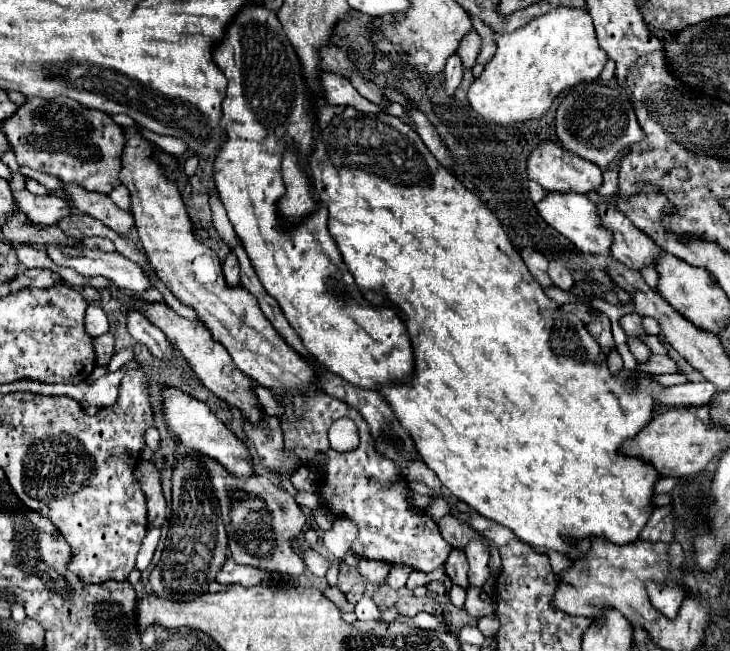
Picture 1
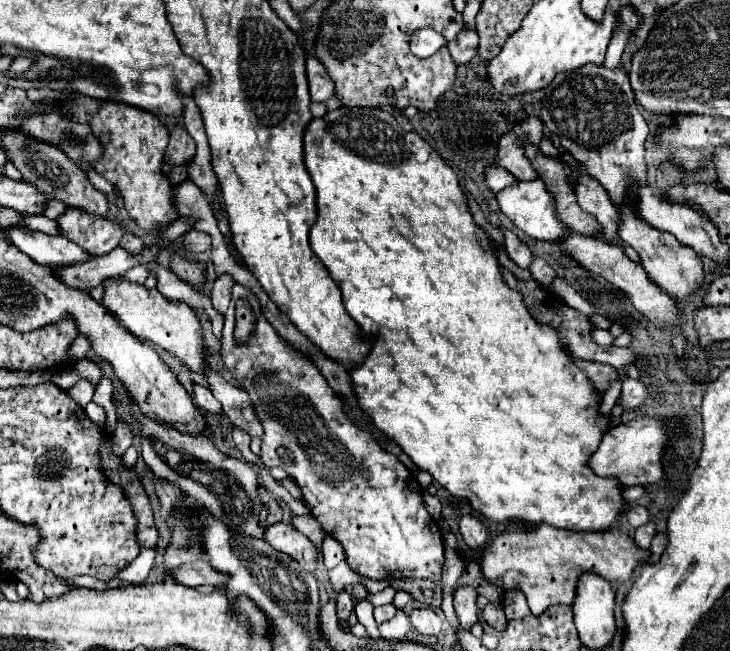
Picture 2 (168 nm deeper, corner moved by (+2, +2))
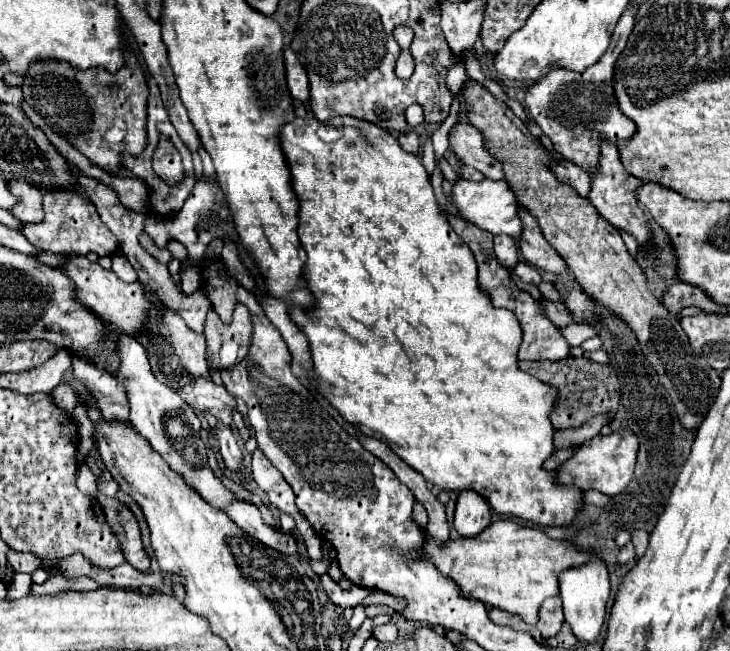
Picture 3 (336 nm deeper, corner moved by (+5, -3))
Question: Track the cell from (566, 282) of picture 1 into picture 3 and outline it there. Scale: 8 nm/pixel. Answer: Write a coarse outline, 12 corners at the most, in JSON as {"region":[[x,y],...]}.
{"region":[[518,262],[512,268],[522,282],[542,282],[538,270],[526,262]]}

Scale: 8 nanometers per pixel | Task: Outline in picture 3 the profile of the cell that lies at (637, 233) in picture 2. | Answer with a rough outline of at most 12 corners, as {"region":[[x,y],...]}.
{"region":[[600,142],[588,192],[596,212],[650,246],[648,220],[614,142]]}

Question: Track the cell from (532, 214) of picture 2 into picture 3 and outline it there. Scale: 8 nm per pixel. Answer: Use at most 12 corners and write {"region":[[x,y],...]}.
{"region":[[458,180],[460,218],[520,236],[518,198],[504,180]]}

